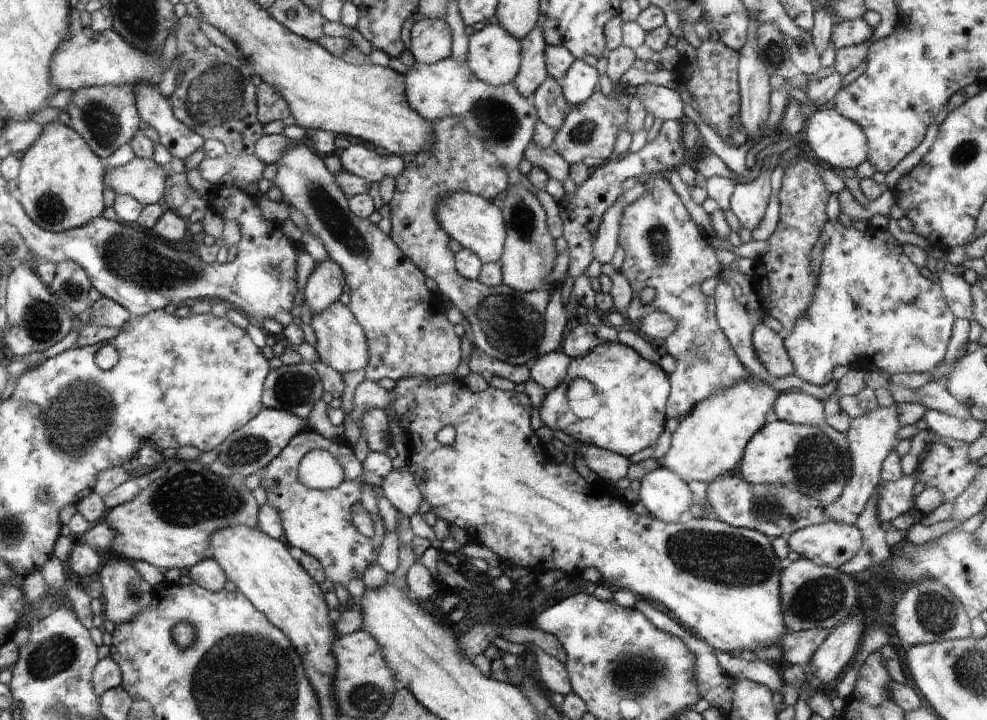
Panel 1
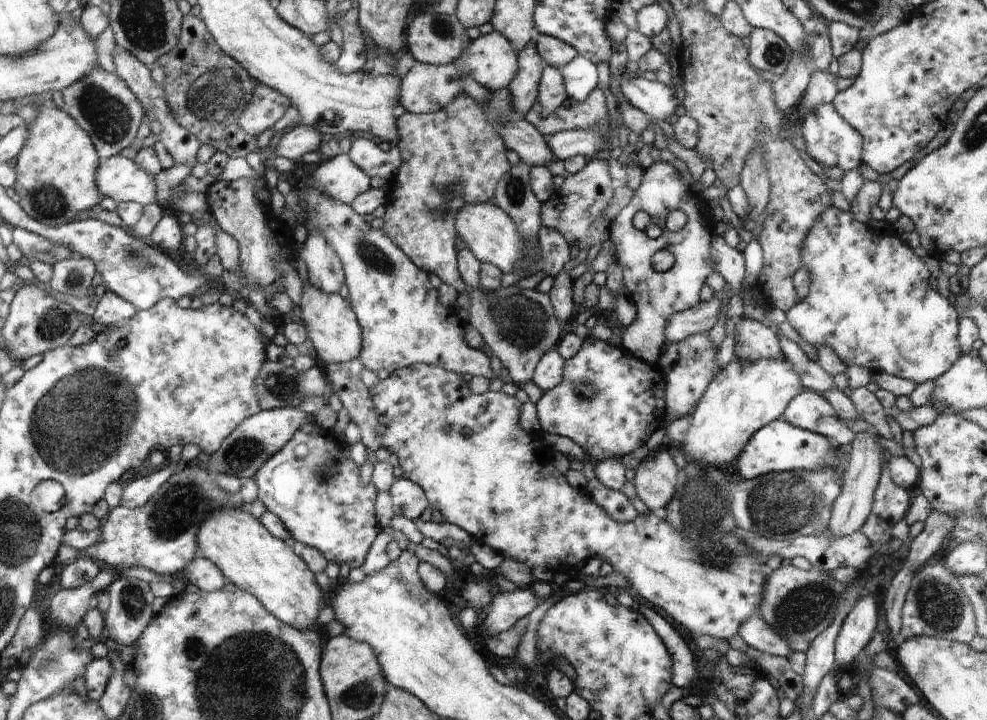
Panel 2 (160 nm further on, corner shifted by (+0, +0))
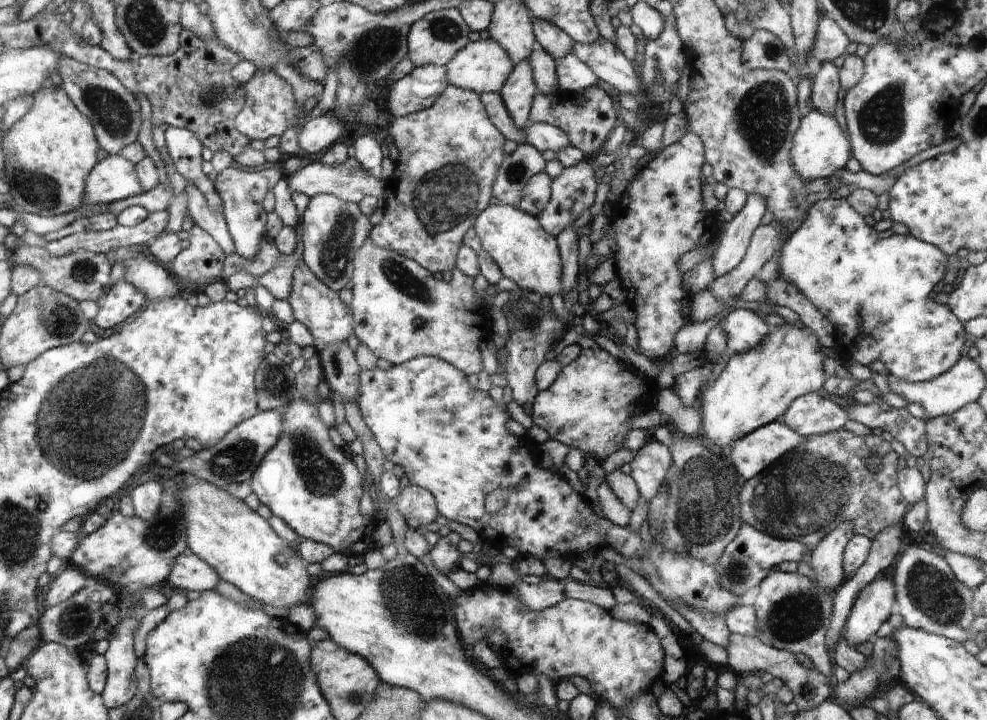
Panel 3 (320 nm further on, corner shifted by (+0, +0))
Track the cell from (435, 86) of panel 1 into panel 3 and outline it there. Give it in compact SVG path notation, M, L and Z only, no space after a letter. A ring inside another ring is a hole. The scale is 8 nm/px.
M446 65L418 66L390 88L387 110L394 117L401 118L428 109L437 103L449 85Z

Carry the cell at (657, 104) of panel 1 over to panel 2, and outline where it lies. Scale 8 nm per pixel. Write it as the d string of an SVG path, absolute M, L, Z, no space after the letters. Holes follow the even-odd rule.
M624 74L620 79L624 100L641 110L648 118L666 121L678 106L674 90L657 80L646 80L641 75Z

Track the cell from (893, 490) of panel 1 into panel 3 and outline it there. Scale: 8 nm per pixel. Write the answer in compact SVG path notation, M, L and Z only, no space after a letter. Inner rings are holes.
M842 429L808 436L802 447L746 482L740 495L742 520L768 536L805 543L811 551L846 520L855 523L855 535L873 541L880 530L901 522L909 507L896 482L898 459L891 442L873 433L858 436ZM870 456L882 458L880 472L868 468Z

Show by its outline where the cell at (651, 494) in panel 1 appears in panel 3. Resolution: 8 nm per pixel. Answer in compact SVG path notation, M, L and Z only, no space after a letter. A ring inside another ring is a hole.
M653 438L636 451L636 456L630 464L632 466L630 476L637 484L641 498L649 503L666 480L668 468L672 464L670 450Z

